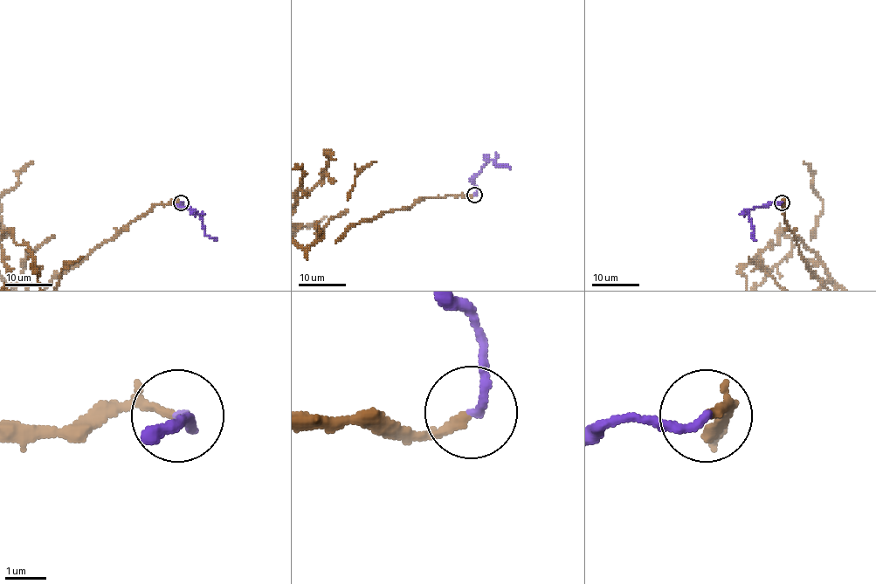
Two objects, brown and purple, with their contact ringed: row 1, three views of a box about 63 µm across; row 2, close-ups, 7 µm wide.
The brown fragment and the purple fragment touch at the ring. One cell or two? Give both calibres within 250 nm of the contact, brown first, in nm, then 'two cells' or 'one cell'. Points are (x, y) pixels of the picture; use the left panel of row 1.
200/240 nm | one cell

